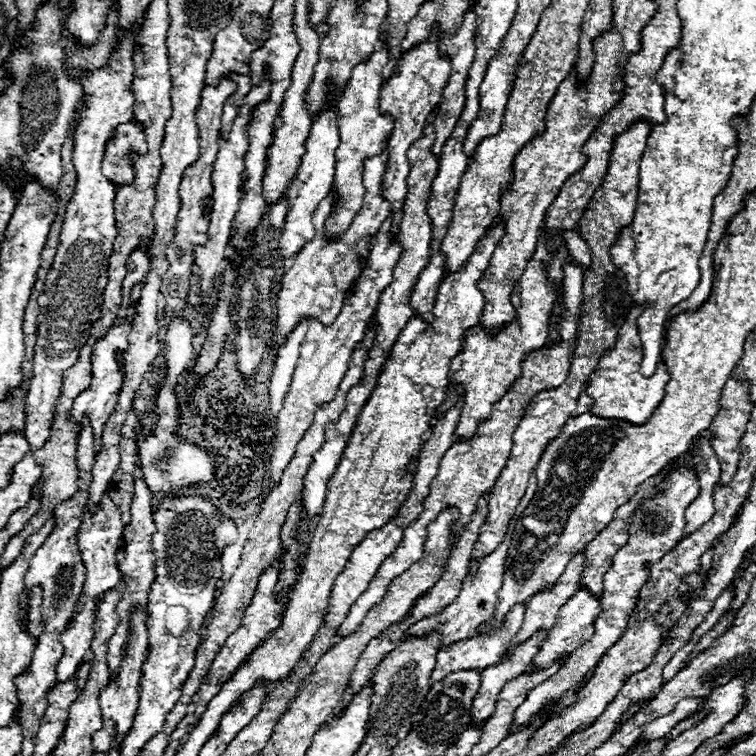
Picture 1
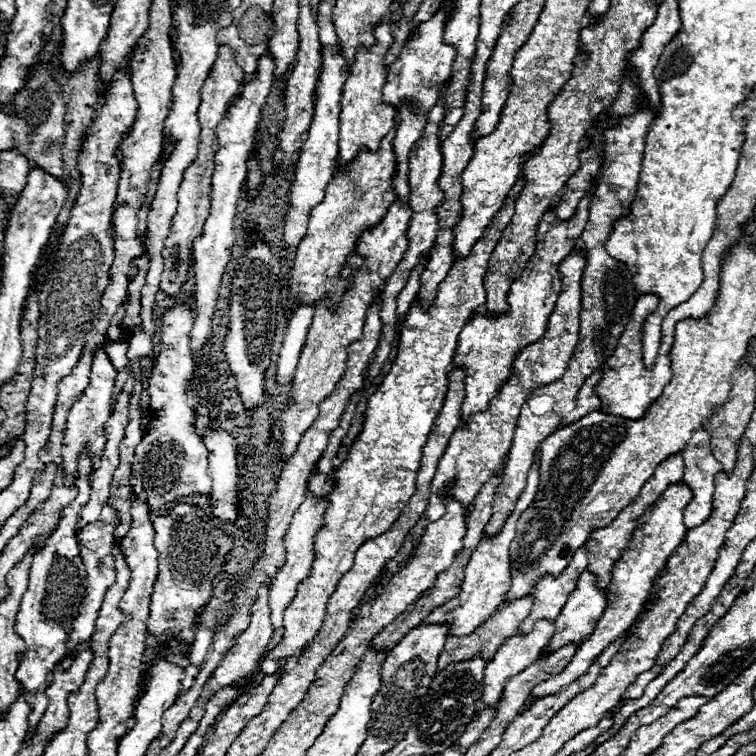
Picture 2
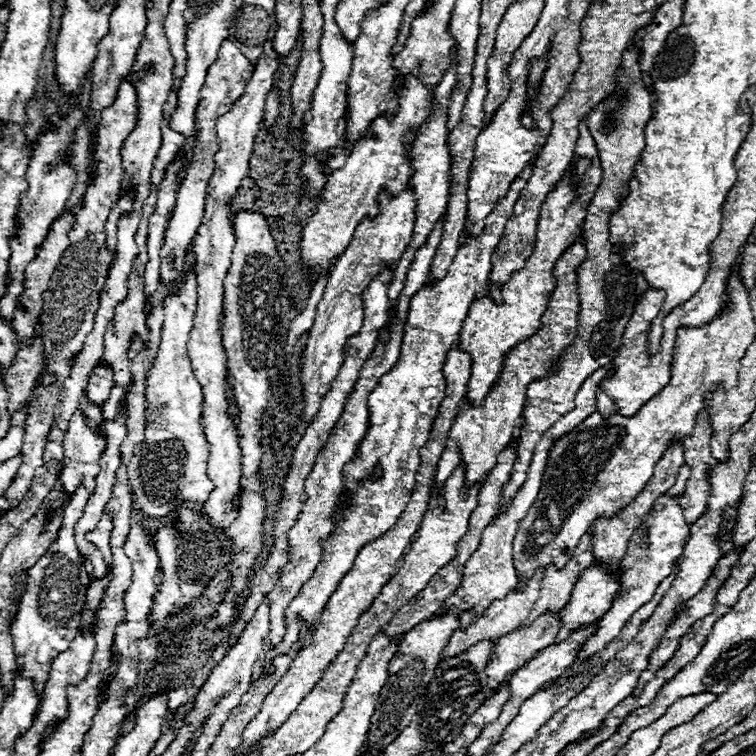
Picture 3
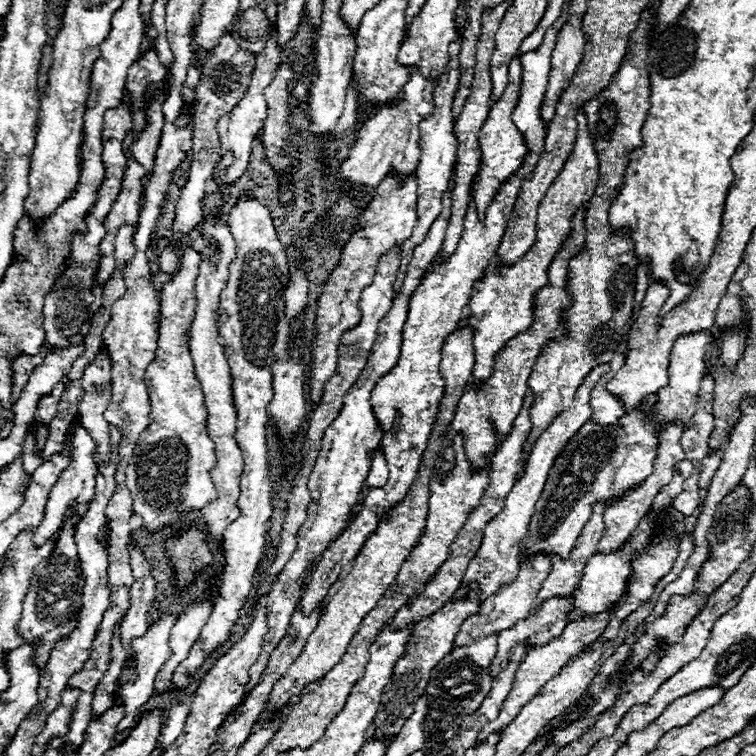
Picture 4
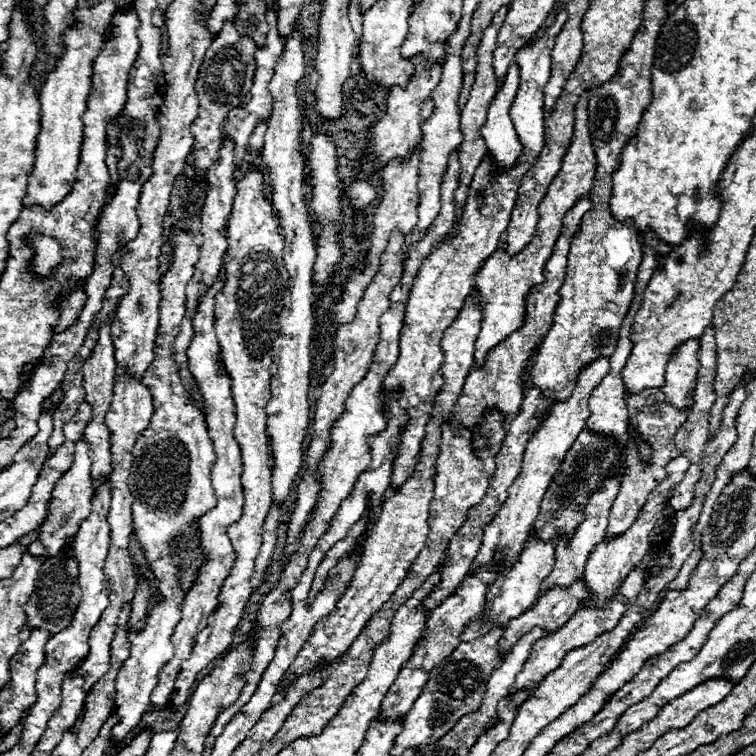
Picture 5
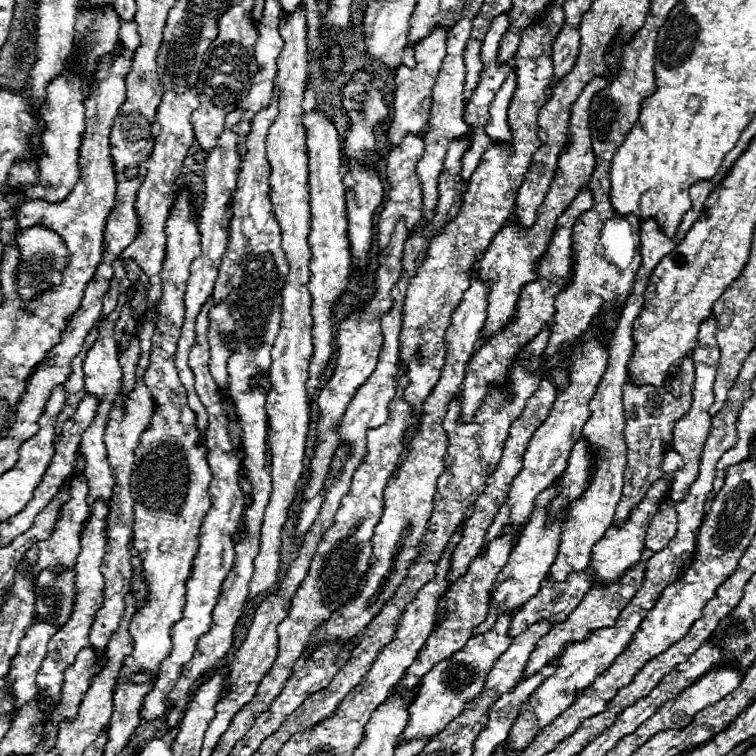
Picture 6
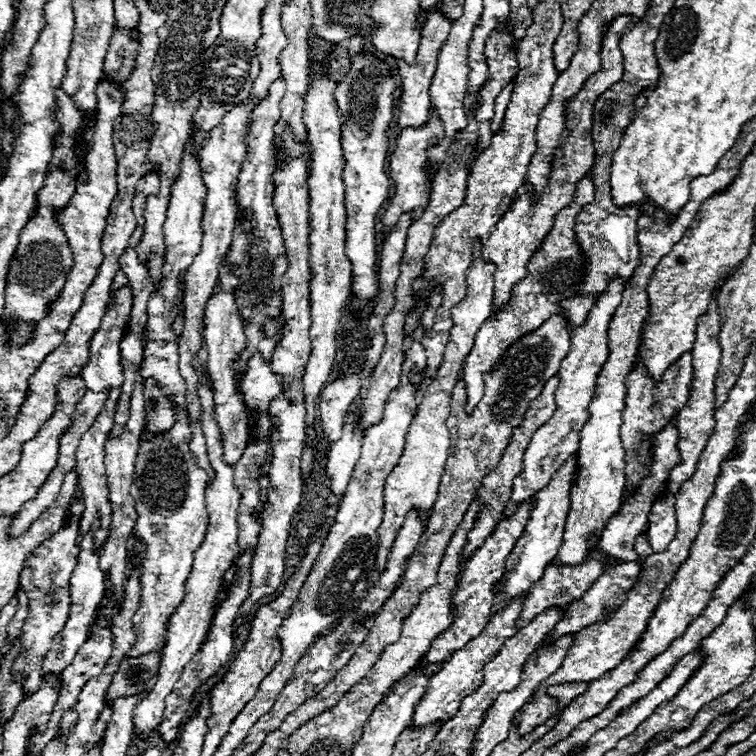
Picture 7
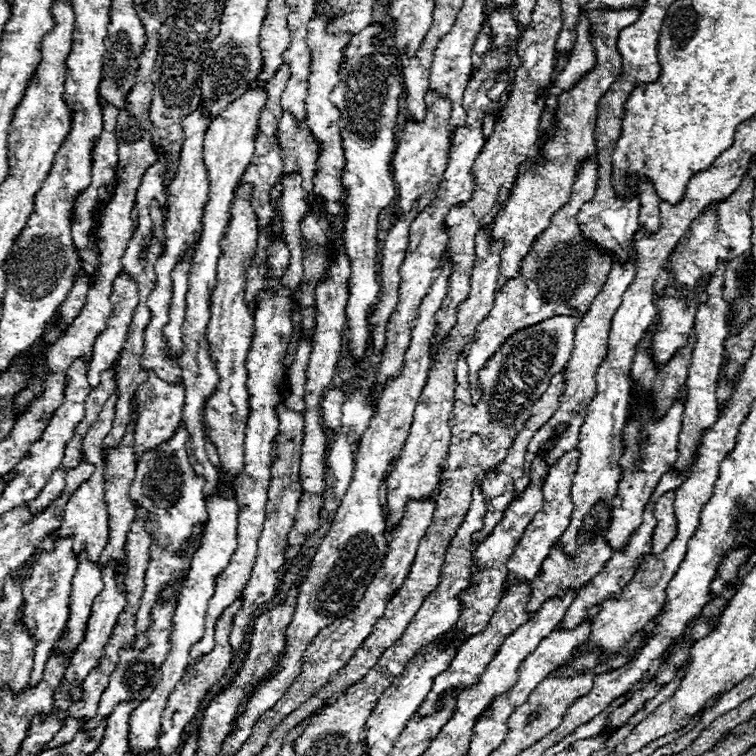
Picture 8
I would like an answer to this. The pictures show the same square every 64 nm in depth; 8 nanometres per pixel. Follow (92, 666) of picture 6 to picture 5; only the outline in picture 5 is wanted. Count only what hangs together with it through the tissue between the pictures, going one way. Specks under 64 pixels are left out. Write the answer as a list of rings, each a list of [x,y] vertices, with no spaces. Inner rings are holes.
[[[68,672],[62,684],[62,703],[60,710],[52,716],[48,722],[48,728],[42,736],[42,742],[46,742],[46,748],[54,748],[60,742],[60,734],[64,728],[70,728],[82,712],[84,705],[84,678],[74,676],[74,672]]]

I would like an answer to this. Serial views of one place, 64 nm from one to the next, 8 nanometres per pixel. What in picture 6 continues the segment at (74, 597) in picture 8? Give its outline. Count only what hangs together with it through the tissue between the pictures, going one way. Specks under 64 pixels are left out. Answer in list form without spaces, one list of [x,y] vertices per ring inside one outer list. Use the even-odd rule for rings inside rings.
[[[96,500],[96,504],[92,506],[92,516],[86,524],[86,528],[82,528],[82,536],[80,536],[80,556],[76,562],[76,600],[74,600],[74,610],[70,620],[56,632],[56,636],[52,636],[50,644],[48,644],[48,654],[42,662],[42,668],[38,672],[38,684],[40,684],[40,692],[48,694],[52,698],[52,710],[60,700],[60,690],[62,690],[62,680],[64,680],[64,670],[68,666],[72,666],[72,660],[76,660],[76,652],[80,652],[80,648],[90,646],[88,642],[88,632],[90,626],[94,622],[96,610],[100,608],[102,600],[104,600],[104,576],[100,572],[100,564],[104,558],[104,548],[106,548],[106,514],[108,508],[102,500]]]

